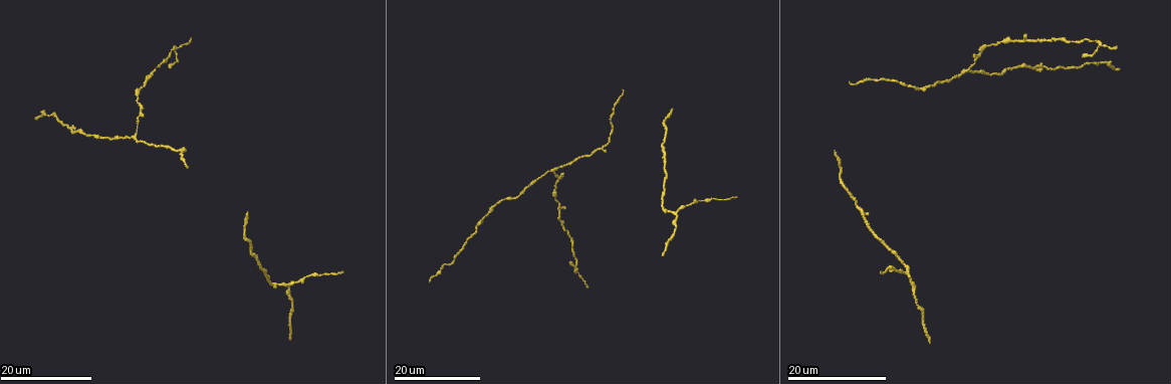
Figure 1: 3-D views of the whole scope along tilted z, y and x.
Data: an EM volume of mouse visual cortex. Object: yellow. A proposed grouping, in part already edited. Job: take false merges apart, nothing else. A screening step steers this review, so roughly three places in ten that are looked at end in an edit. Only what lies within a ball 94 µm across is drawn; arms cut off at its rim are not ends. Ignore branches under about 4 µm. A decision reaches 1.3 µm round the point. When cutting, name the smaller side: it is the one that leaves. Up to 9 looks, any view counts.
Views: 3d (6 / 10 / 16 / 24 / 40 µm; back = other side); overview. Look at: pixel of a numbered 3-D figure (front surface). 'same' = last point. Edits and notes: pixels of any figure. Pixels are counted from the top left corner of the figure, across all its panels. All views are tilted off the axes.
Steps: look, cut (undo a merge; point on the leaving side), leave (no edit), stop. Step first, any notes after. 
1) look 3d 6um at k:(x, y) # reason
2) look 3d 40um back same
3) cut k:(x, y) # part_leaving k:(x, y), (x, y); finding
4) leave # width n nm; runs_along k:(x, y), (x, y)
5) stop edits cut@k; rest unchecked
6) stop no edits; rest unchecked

look 3d 24um at 1:(1057, 41) # thick turns thin

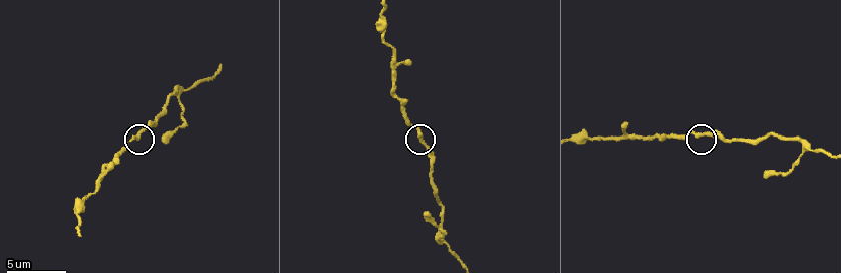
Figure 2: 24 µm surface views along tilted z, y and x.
look 3d 6um at 2:(422, 138)

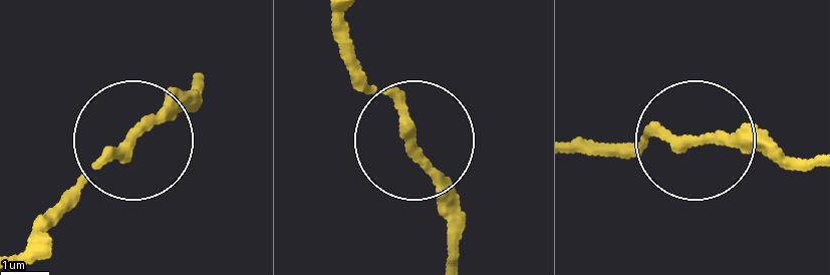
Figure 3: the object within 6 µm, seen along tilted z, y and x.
leave # width 210 nm; runs_along 3:(578, 142), (705, 134), (814, 159); one neuron here

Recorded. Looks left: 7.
look 3d 16um at 2:(437, 242) # a fork

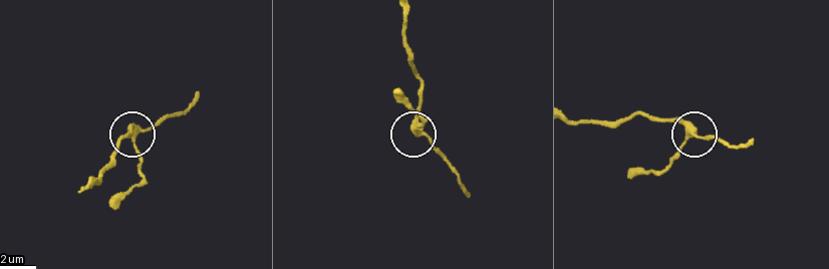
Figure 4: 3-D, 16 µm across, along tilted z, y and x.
leave # runs_along 4:(570, 119), (622, 120), (647, 113), (723, 142); all the same neuron

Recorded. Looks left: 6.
look 3d 24um at 1:(674, 214) # a fork

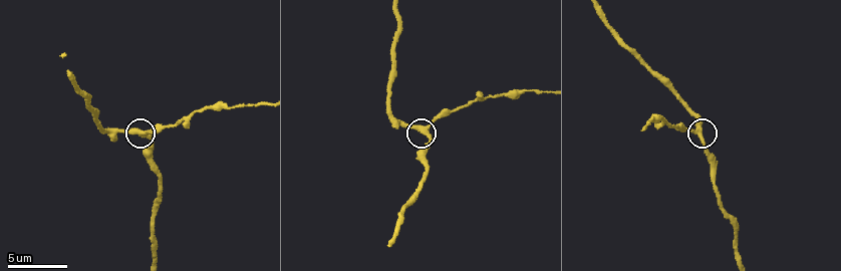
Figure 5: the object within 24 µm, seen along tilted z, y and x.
look 3d 10um at 5:(143, 133)

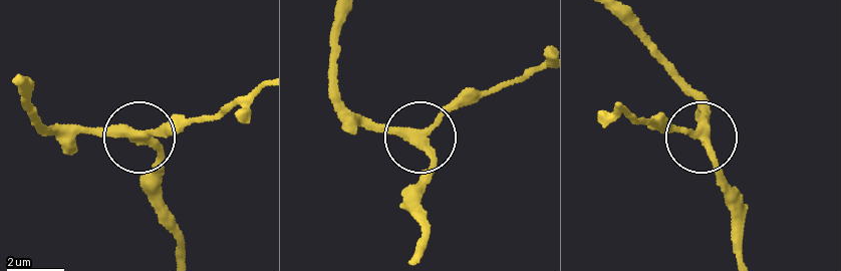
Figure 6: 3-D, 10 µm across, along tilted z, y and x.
look 3d 6um at 6:(698, 140)

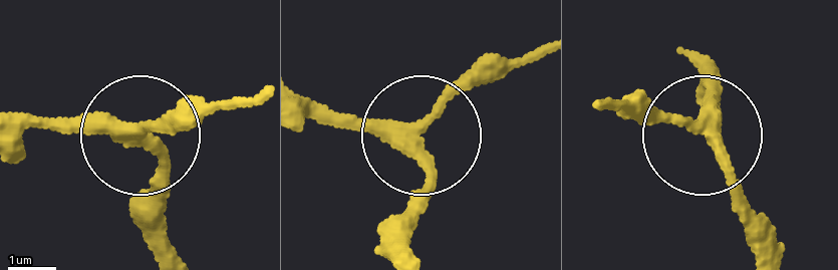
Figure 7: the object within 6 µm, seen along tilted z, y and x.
leave # side_arm 17 um; runs_along 7:(299, 95), (413, 131), (518, 61); continuous, no second neuron

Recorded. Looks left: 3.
look 3d 16um at 1:(552, 168) # three-way junction

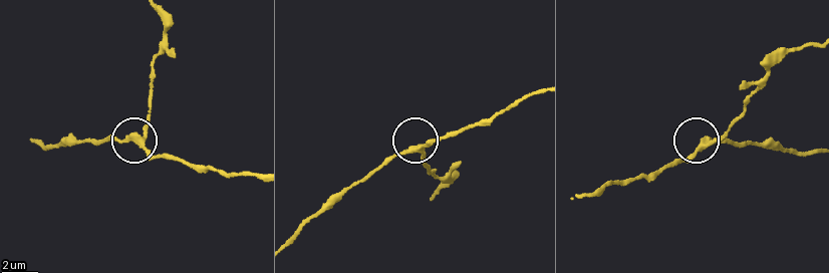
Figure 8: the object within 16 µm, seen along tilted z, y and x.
look 3d 10um at 8:(417, 149) # zoom in

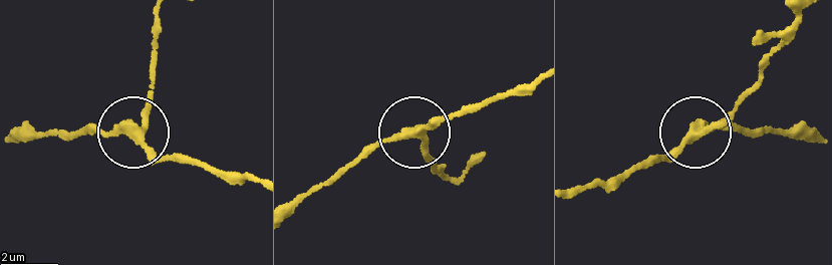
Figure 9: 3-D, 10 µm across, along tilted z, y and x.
leave # side_arm 43 um; runs_along 9:(535, 78), (423, 126), (435, 175); one neuron here

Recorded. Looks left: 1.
stop no edits; rest unchecked

